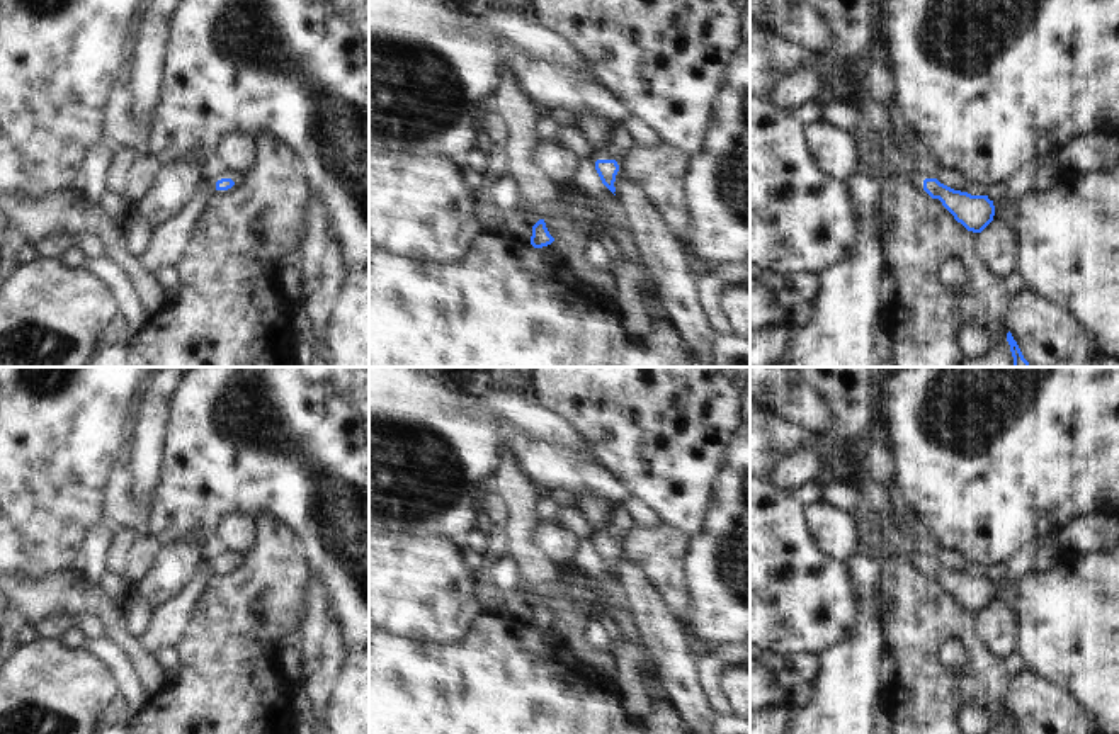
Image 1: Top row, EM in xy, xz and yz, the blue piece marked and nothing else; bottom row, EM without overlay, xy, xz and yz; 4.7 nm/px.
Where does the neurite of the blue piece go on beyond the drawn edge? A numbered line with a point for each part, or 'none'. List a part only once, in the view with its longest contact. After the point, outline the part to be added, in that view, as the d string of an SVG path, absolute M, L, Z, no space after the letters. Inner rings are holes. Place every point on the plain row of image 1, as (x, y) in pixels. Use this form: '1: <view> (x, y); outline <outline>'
1: xz (618, 522); outline M612 503L605 525L595 532L595 540L619 540L622 534L633 527L628 510L622 503Z

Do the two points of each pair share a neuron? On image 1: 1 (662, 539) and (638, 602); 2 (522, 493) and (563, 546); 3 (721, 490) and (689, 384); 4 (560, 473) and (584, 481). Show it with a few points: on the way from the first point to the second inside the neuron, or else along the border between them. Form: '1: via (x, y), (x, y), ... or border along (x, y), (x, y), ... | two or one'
1: border along (619, 549), (655, 590), (669, 612) | two
2: border along (539, 522), (533, 532), (533, 544), (551, 561) | two
3: border along (727, 446), (703, 512) | two
4: via (565, 473), (579, 476) | one

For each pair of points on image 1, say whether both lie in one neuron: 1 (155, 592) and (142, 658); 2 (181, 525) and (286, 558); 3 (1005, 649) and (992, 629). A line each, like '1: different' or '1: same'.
1: different
2: different
3: same

